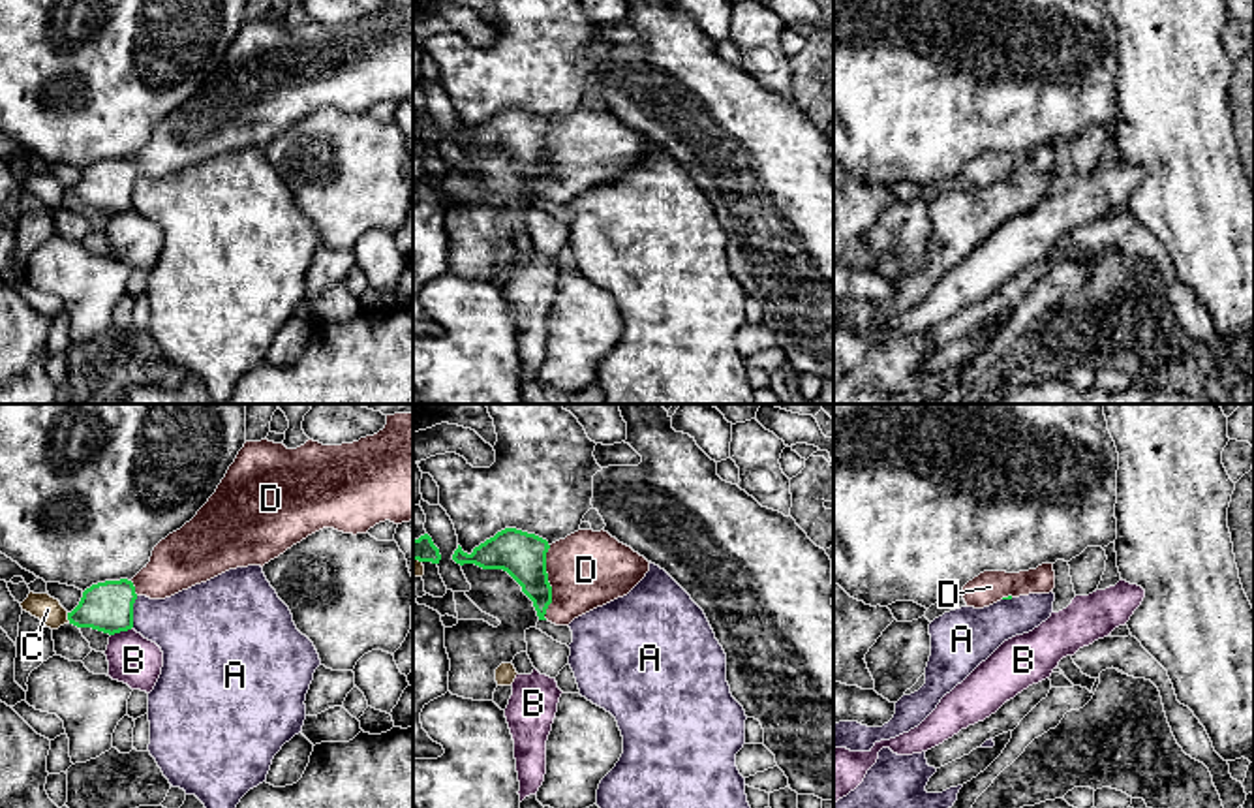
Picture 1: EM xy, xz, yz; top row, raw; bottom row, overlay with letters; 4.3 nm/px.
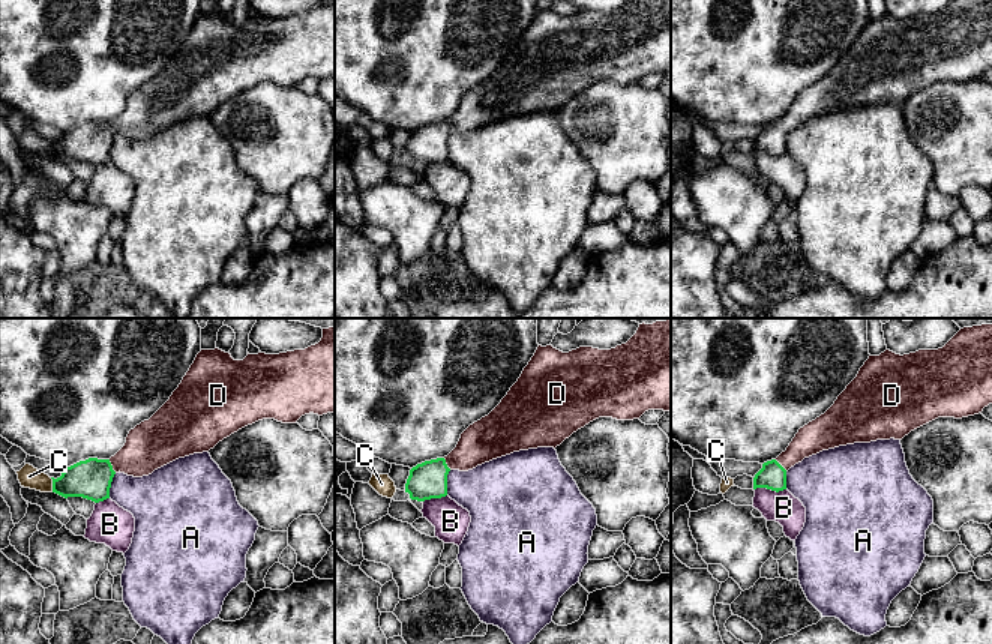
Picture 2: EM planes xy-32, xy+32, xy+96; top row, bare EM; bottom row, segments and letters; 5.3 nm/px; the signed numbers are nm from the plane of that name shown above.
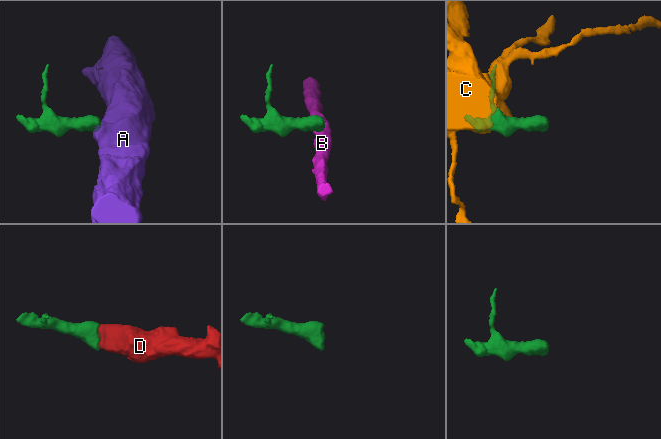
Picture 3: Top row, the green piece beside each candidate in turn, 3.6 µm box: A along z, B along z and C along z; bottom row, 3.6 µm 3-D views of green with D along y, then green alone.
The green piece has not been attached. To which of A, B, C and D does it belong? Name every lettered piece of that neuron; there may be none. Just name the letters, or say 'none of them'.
D

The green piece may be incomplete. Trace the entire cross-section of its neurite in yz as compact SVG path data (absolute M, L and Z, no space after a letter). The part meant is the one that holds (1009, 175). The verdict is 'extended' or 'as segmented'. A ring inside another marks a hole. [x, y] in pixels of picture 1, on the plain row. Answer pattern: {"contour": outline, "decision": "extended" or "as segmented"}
{"contour": "M1042 143L1036 148L1019 152L984 150L963 165L961 175L967 186L984 188L1001 179L1029 173L1049 173L1053 167L1053 143Z", "decision": "extended"}

